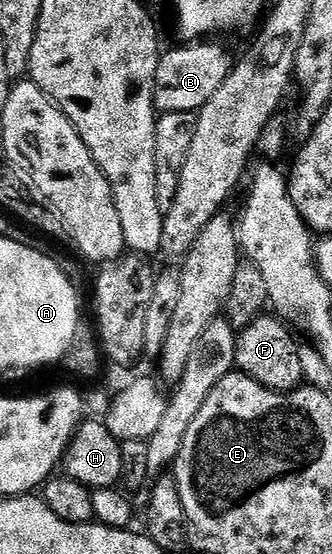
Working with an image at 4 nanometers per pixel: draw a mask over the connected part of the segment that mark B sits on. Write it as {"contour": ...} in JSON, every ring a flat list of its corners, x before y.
{"contour":[[204,38,199,42,189,43,184,48,172,48,163,53,158,62,158,70,154,78,152,103,155,104,157,113,162,112,190,112,199,113,210,98,214,98,214,90,226,82,228,73,234,63,233,57,228,57,228,52,212,38]]}

